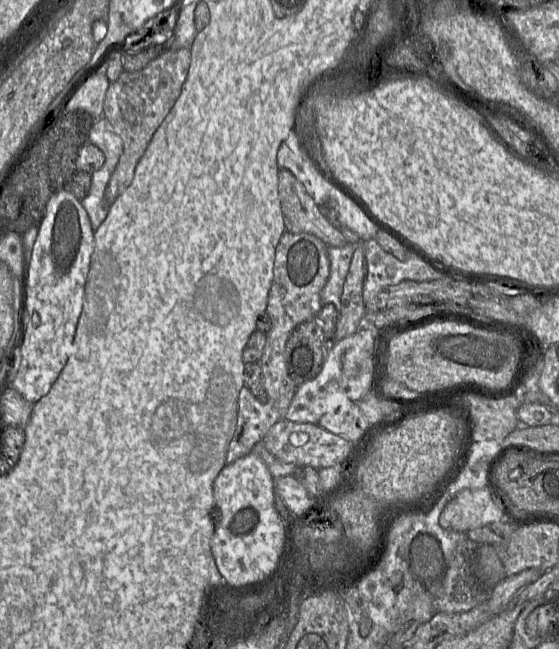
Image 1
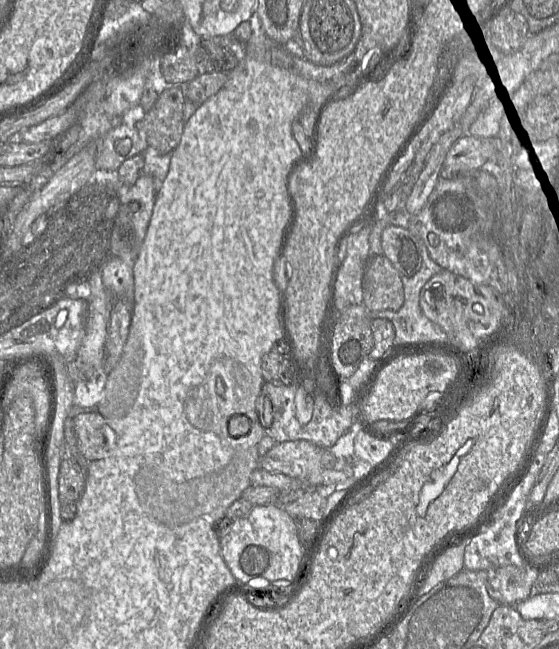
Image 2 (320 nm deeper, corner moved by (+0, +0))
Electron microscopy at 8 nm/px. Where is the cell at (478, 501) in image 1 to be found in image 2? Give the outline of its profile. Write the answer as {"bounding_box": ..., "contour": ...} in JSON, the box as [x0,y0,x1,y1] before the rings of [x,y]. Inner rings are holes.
{"bounding_box":[486,566,538,606],"contour":[[[503,566],[486,571],[491,596],[505,606],[514,606],[531,596],[538,571],[526,566]]]}

